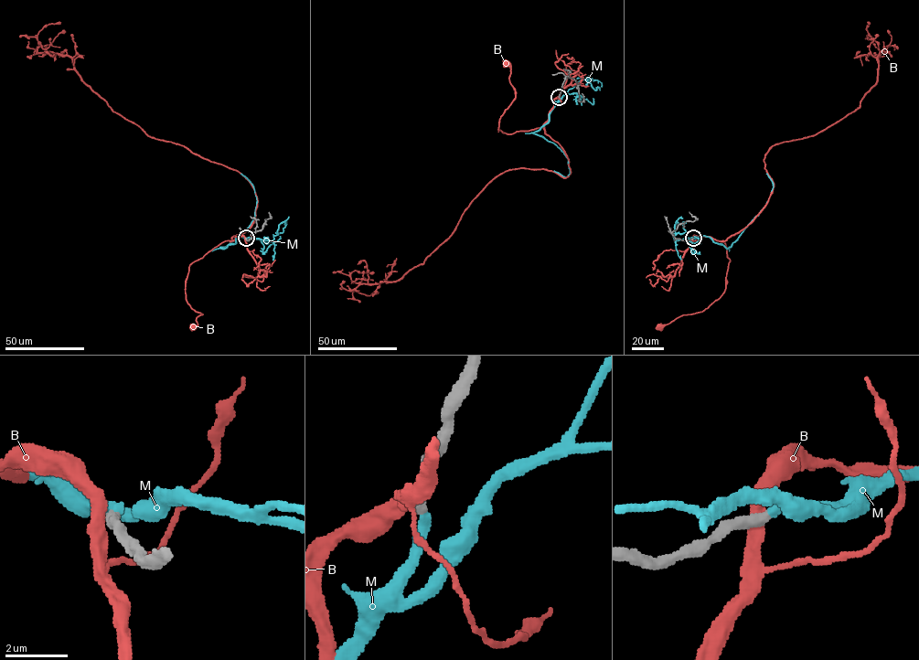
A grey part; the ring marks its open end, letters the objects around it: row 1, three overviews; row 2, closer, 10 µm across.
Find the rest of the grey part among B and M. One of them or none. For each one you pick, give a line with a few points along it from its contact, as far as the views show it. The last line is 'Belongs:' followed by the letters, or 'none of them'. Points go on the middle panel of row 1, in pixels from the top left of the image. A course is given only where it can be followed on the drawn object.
M: it runs (559, 97), (549, 121), (533, 133), (552, 142), (568, 159), (570, 173), (567, 176), (553, 171)
Belongs: M

